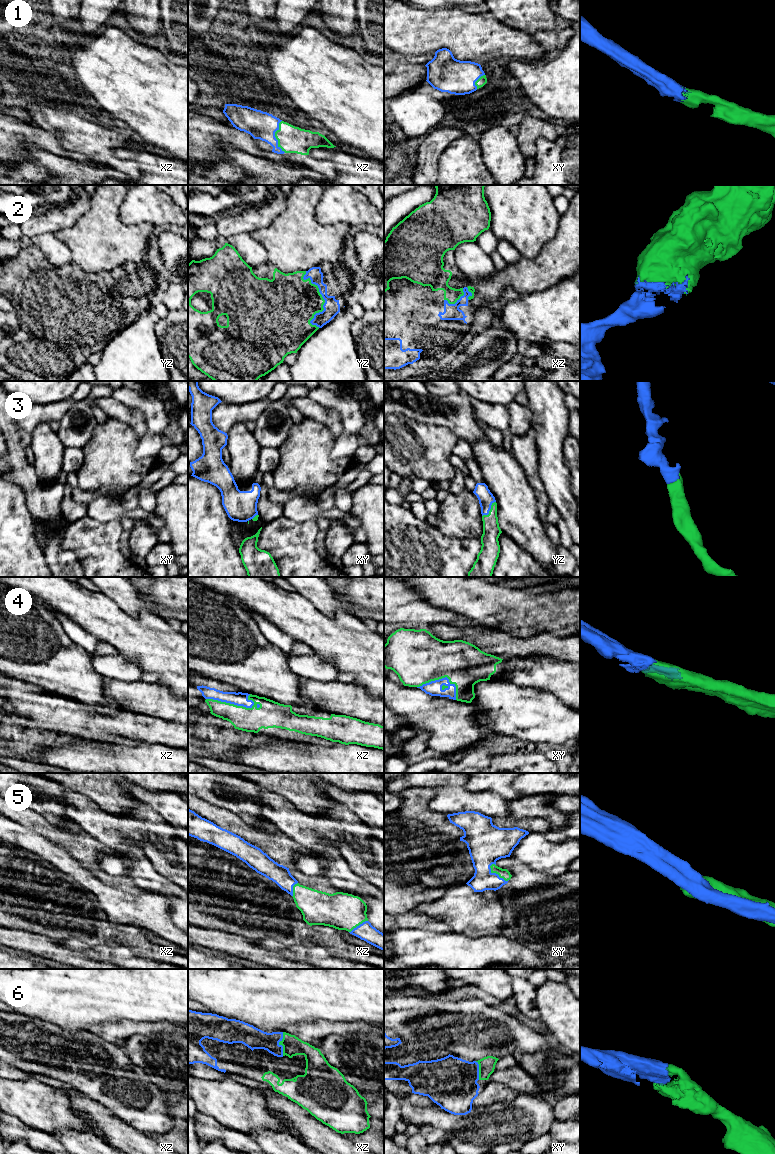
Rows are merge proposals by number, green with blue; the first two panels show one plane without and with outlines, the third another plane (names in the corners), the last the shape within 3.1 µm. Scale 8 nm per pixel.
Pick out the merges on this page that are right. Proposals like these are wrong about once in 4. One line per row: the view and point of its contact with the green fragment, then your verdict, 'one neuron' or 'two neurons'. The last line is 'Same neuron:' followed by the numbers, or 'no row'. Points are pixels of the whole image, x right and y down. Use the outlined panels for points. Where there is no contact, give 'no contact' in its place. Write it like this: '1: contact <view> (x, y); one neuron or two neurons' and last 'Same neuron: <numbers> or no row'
1: contact xz (275, 136); one neuron
2: contact yz (323, 299); one neuron
3: contact yz (490, 510); one neuron
4: contact xz (229, 703); one neuron
5: contact xy (497, 873); one neuron
6: contact xz (280, 1044); one neuron
Same neuron: 1, 2, 3, 4, 5, 6

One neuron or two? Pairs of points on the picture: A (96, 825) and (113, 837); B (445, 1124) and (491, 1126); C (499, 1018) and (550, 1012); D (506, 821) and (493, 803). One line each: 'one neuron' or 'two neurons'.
A: one neuron
B: one neuron
C: two neurons
D: two neurons

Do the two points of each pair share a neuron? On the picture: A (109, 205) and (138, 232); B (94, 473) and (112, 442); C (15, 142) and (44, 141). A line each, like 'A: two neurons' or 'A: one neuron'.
A: one neuron
B: one neuron
C: one neuron

